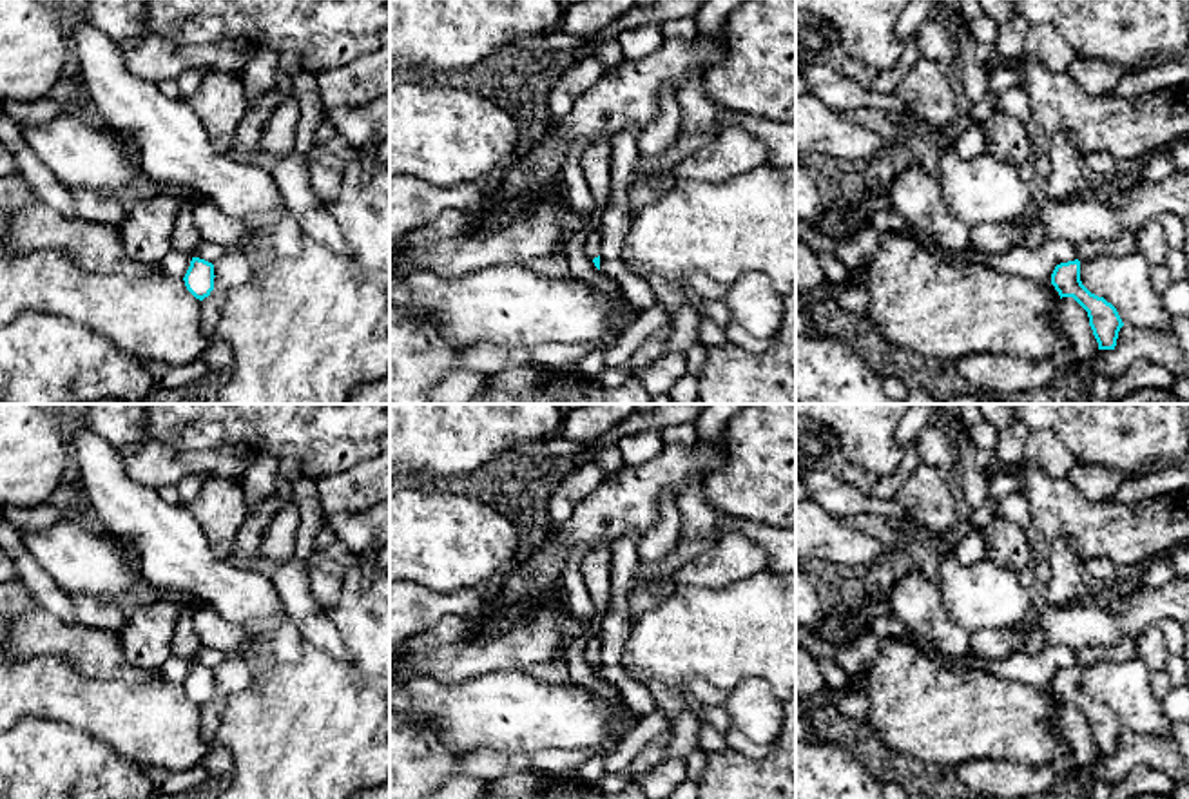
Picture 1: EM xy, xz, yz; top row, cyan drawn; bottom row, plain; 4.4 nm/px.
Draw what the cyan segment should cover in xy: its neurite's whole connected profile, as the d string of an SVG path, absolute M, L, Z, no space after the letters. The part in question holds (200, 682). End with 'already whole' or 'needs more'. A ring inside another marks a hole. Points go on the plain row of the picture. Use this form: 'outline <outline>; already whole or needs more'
outline M192 663L190 672L183 683L187 696L199 707L203 707L205 703L210 701L210 698L214 696L214 670L199 665L199 663Z; already whole

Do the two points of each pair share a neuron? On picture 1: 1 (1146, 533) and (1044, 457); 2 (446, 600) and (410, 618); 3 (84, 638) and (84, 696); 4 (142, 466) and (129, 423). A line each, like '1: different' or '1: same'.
1: different
2: same
3: different
4: different

